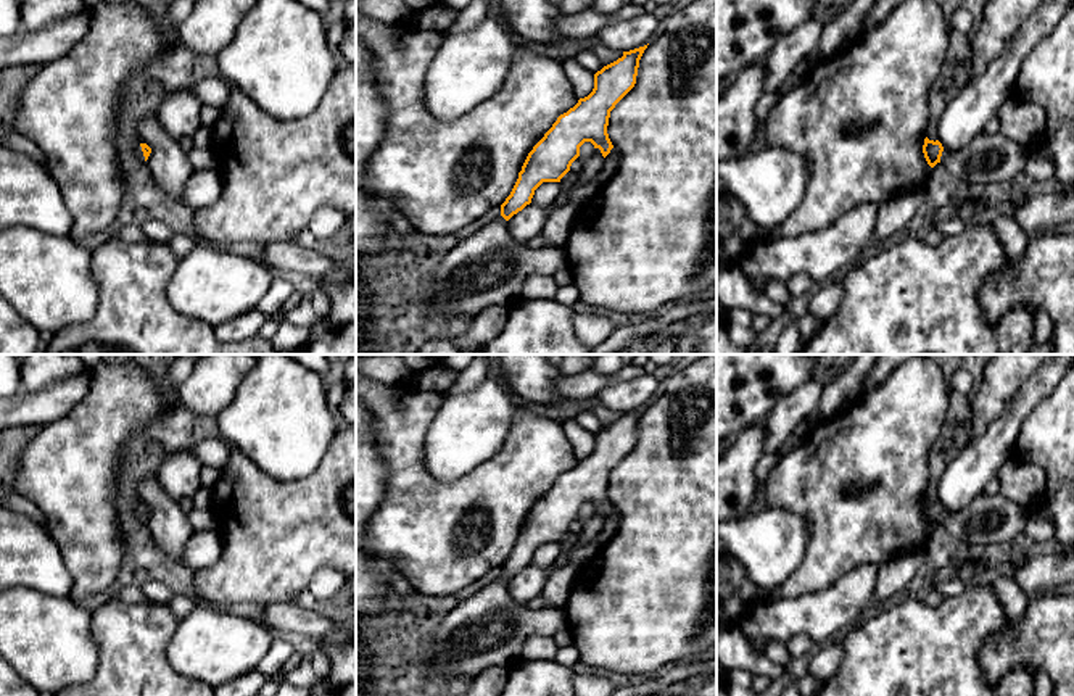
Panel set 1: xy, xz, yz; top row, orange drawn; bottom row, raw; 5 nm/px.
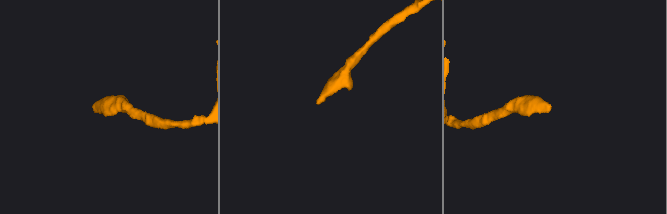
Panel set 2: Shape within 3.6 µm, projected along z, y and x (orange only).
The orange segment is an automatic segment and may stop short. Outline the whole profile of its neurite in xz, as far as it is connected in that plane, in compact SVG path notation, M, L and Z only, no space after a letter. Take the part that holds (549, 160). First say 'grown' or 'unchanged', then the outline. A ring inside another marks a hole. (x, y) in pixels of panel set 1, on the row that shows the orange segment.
grown; M646 48L623 52L622 58L597 71L593 92L560 114L528 153L510 195L501 205L501 216L417 276L409 295L417 324L423 316L443 313L451 319L477 314L491 304L514 304L527 277L554 276L567 267L564 248L535 250L518 243L509 234L507 221L531 203L543 182L560 182L585 142L599 148L604 158L610 153L610 111L634 87Z

